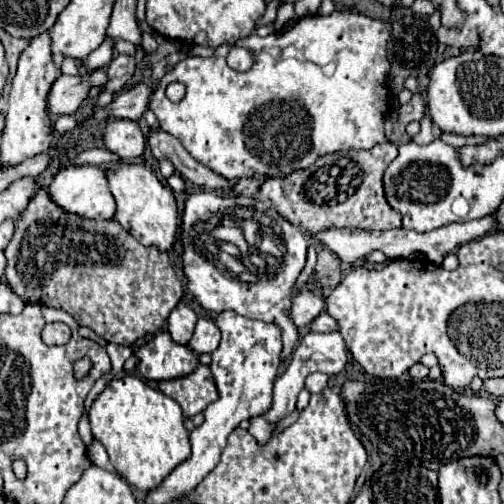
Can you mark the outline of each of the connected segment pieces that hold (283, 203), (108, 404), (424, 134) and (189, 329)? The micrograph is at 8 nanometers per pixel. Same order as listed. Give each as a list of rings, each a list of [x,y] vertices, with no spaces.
[[[378,143],[362,151],[338,151],[320,157],[312,167],[294,171],[292,175],[272,177],[260,187],[260,197],[268,199],[284,219],[316,233],[326,227],[358,227],[358,229],[396,229],[402,227],[400,215],[386,203],[382,175],[398,155],[394,143]]]
[[[134,375],[108,383],[104,393],[92,403],[90,425],[94,439],[106,447],[114,469],[138,491],[158,487],[190,455],[180,405]]]
[[[428,109],[424,111],[424,119],[420,121],[420,125],[422,125],[422,129],[420,129],[420,133],[414,137],[414,141],[416,141],[416,143],[420,143],[420,145],[434,141],[434,137],[436,137],[436,131],[434,131],[432,119],[430,119],[430,115],[428,115]]]
[[[178,303],[172,313],[170,313],[170,335],[174,343],[180,345],[188,345],[188,339],[192,339],[194,327],[196,327],[196,313],[192,311],[192,307]]]

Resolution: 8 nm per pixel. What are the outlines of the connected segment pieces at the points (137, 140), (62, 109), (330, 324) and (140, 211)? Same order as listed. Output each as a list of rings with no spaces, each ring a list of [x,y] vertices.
[[[112,119],[106,123],[104,135],[102,135],[104,147],[112,153],[116,153],[122,159],[134,159],[144,153],[146,139],[138,127],[136,121],[126,119]]]
[[[96,69],[78,77],[60,75],[60,79],[52,85],[48,95],[50,113],[52,115],[74,113],[80,107],[80,103],[88,97],[92,87],[98,87],[102,93],[106,89],[106,83],[108,83],[108,75],[104,69]]]
[[[322,311],[322,313],[310,323],[310,331],[324,331],[324,333],[328,333],[328,331],[336,331],[336,329],[338,329],[336,321],[334,321],[326,311]]]
[[[122,161],[116,167],[106,171],[110,193],[116,199],[116,215],[114,219],[142,245],[156,245],[162,251],[168,251],[174,243],[176,227],[178,227],[178,211],[174,195],[168,187],[164,187],[156,173],[140,163]]]

